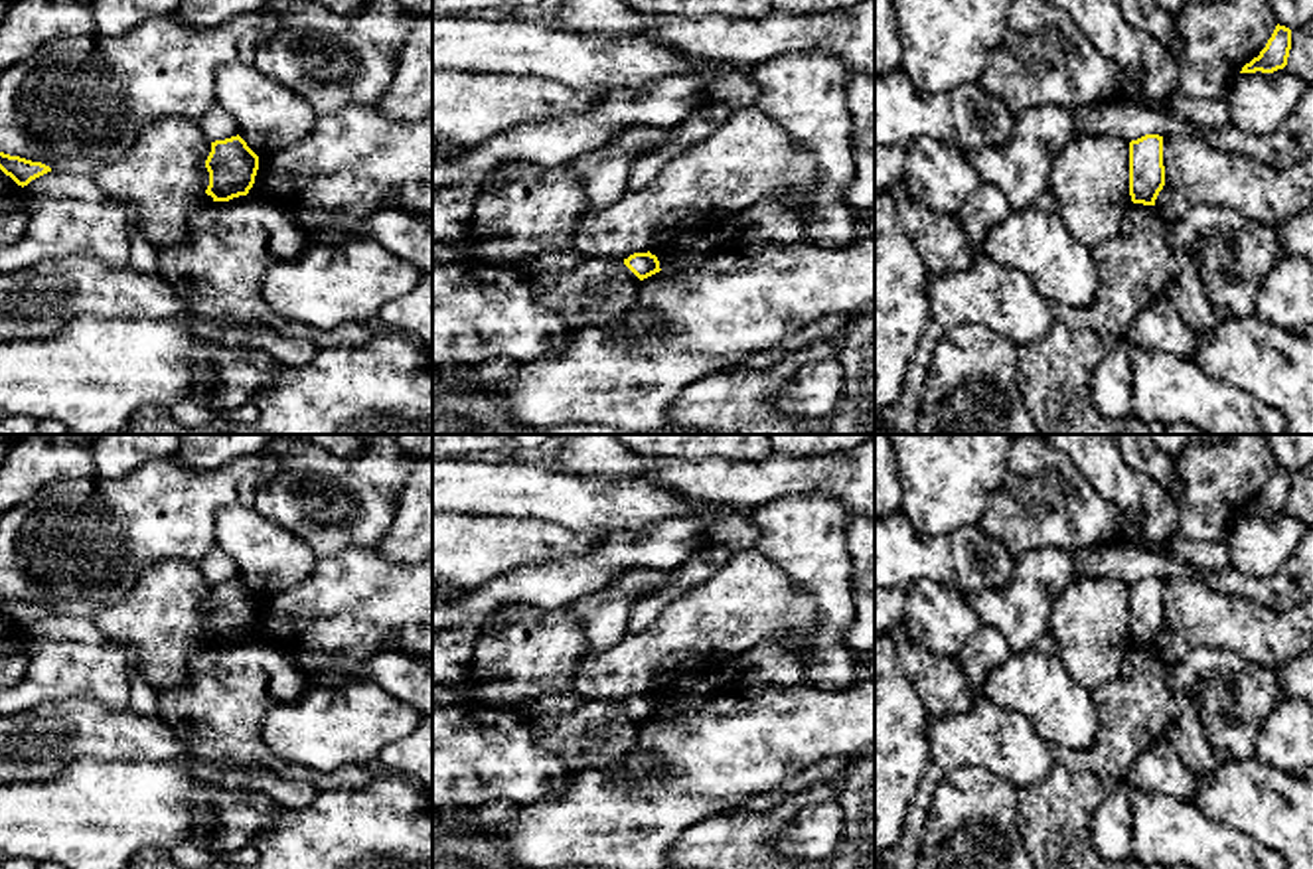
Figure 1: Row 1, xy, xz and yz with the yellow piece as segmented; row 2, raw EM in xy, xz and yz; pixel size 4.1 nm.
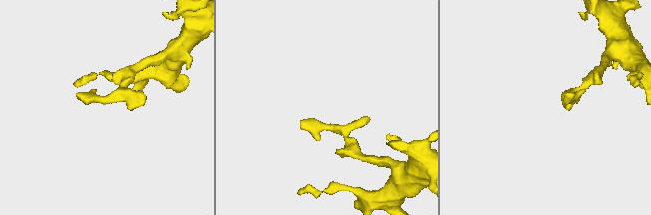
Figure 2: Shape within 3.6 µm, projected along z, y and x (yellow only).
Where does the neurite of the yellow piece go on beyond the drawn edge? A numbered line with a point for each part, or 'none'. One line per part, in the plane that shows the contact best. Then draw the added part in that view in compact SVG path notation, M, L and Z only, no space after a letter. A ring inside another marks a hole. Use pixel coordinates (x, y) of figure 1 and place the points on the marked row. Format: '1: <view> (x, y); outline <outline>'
none

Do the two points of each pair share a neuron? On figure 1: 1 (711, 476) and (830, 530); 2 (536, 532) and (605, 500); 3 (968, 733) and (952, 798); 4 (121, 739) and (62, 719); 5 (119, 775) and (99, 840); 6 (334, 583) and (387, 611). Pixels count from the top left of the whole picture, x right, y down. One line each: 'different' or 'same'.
1: different
2: different
3: different
4: same
5: same
6: same

